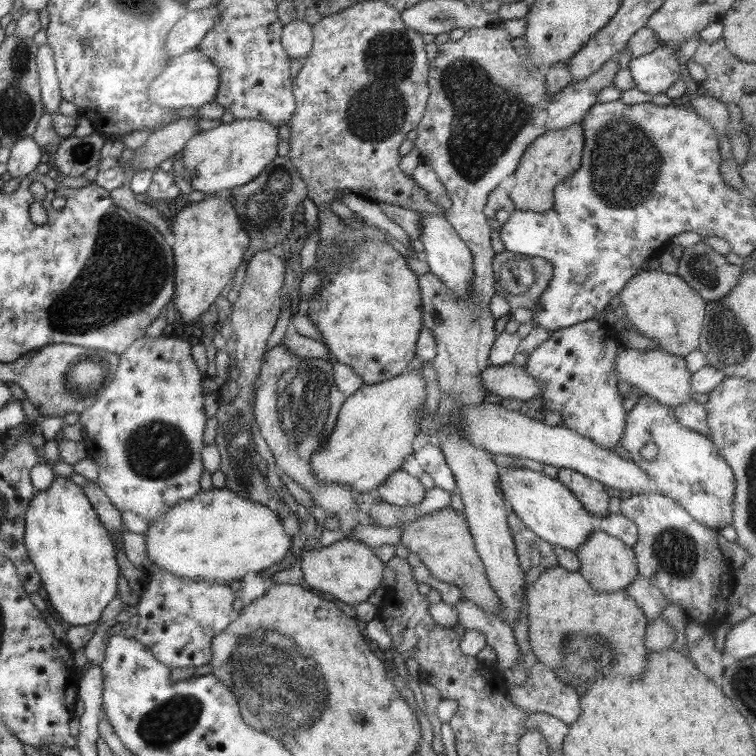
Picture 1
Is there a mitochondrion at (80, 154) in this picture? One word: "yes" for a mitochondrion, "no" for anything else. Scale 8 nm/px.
yes

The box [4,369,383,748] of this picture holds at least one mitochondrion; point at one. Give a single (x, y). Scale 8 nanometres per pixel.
(276, 676)

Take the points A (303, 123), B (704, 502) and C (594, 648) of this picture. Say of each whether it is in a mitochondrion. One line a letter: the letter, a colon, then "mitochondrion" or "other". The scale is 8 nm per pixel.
A: other
B: other
C: mitochondrion

